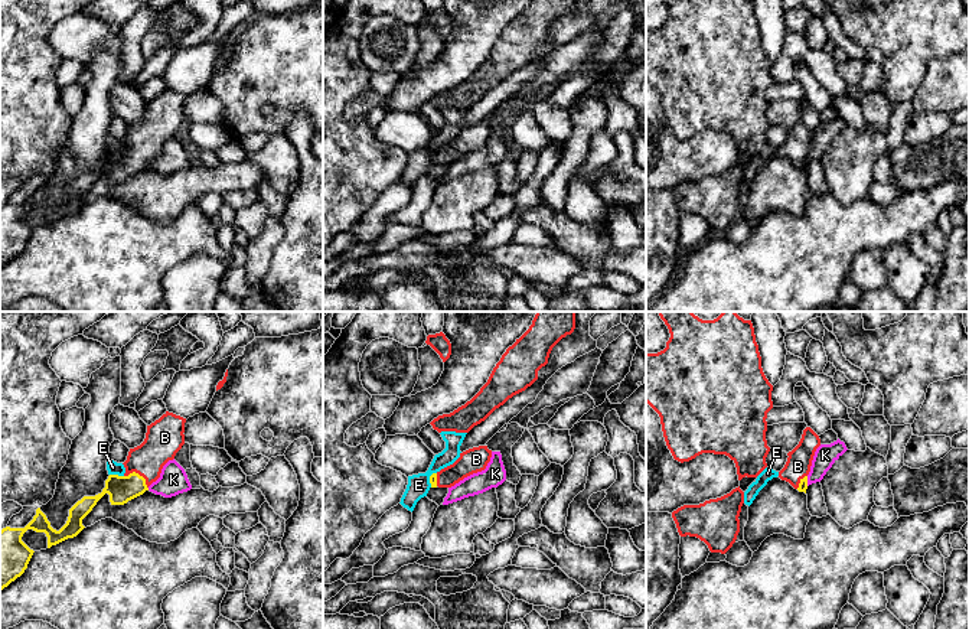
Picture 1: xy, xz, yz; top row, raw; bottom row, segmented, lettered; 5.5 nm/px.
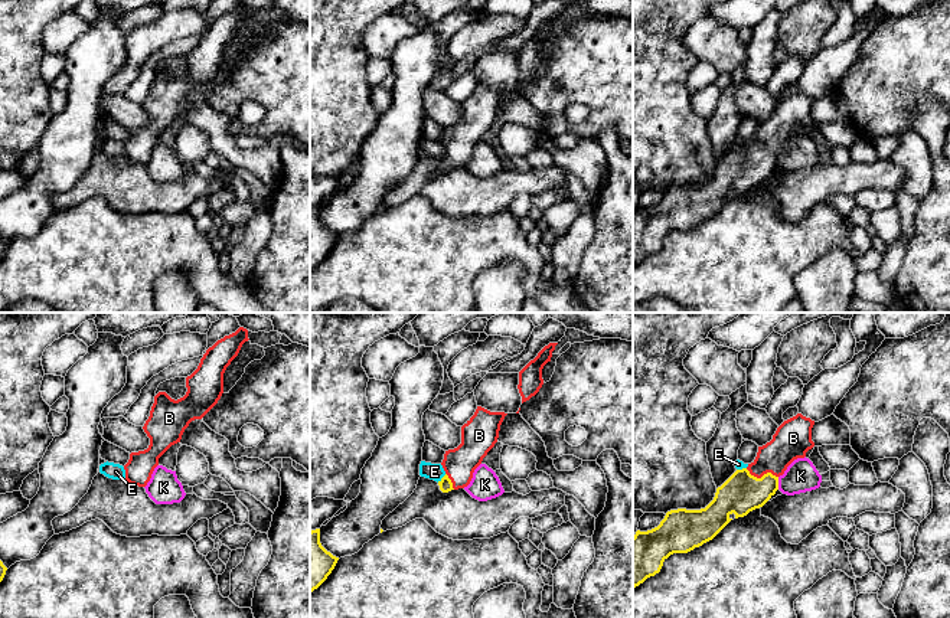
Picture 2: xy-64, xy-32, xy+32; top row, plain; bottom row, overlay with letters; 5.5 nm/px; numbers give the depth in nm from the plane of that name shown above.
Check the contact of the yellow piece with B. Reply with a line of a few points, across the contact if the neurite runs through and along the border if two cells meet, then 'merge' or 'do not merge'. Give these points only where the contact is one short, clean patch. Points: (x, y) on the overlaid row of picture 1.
xy (121, 489), (137, 473), (163, 439) | merge

